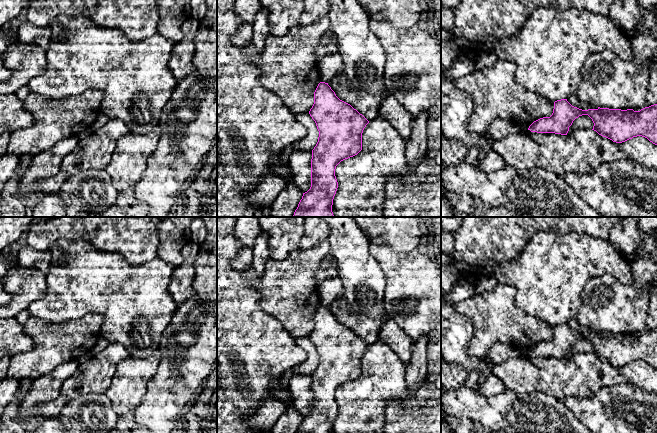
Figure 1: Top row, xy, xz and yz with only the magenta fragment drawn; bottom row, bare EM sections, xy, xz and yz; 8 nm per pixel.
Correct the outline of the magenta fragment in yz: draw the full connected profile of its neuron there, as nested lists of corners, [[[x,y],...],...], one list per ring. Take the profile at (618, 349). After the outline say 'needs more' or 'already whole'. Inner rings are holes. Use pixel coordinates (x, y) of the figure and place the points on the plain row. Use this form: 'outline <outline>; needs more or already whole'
outline [[[561,323],[554,326],[550,341],[534,345],[528,354],[567,359],[573,345],[582,339],[588,339],[592,343],[592,354],[613,366],[622,367],[633,361],[642,360],[657,369],[657,328],[640,335],[600,331],[582,334],[572,330],[567,323]]]; already whole

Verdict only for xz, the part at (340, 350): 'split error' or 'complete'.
complete

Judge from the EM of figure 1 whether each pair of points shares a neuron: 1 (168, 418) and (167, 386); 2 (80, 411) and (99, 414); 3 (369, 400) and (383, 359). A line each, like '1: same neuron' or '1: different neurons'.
1: different neurons
2: same neuron
3: same neuron

